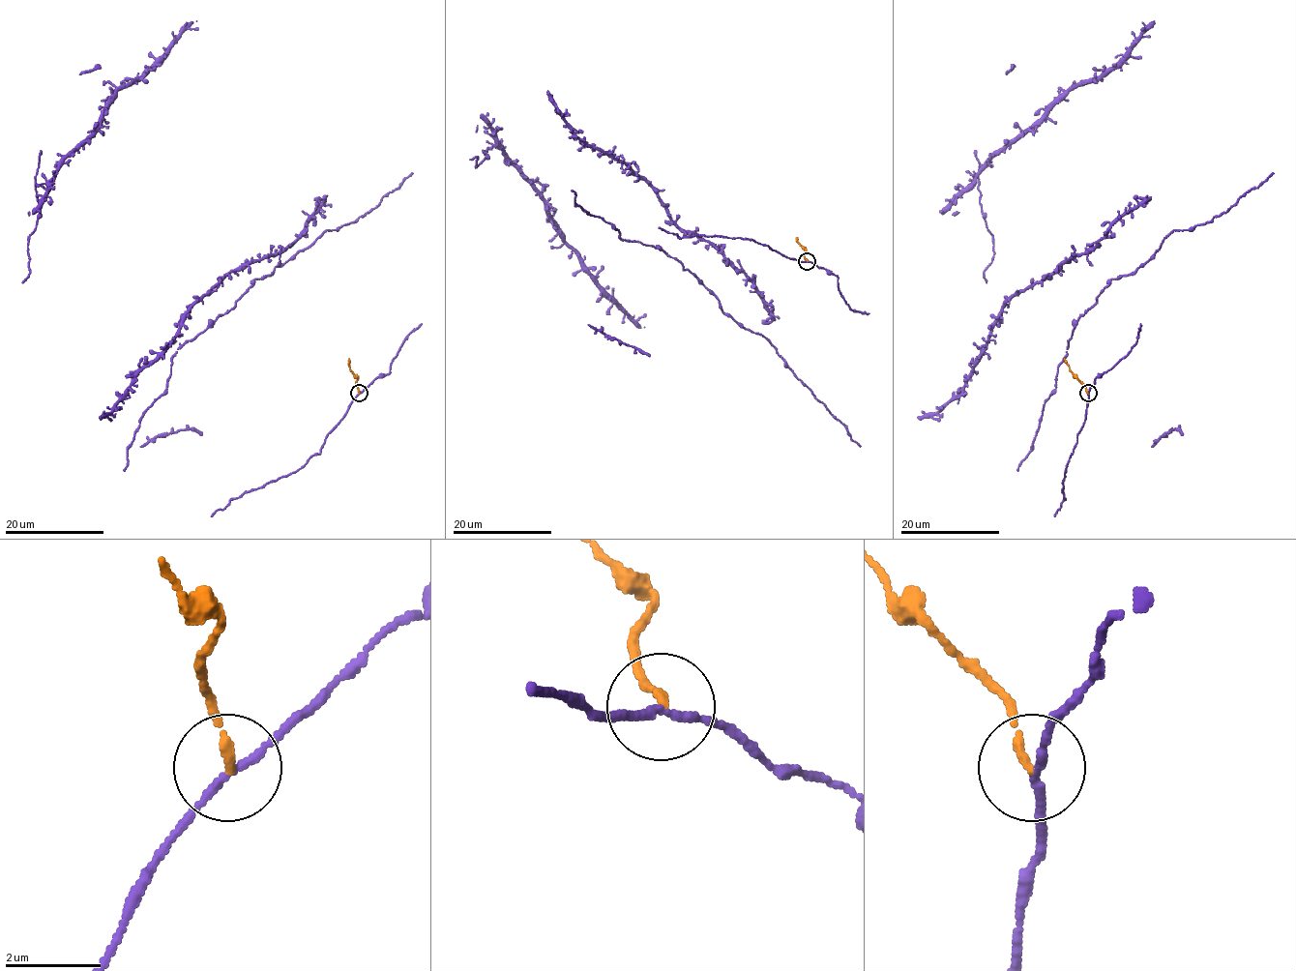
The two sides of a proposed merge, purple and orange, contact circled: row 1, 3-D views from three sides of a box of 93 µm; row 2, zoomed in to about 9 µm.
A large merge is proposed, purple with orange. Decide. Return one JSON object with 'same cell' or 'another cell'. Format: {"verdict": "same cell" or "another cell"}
{"verdict": "another cell"}

